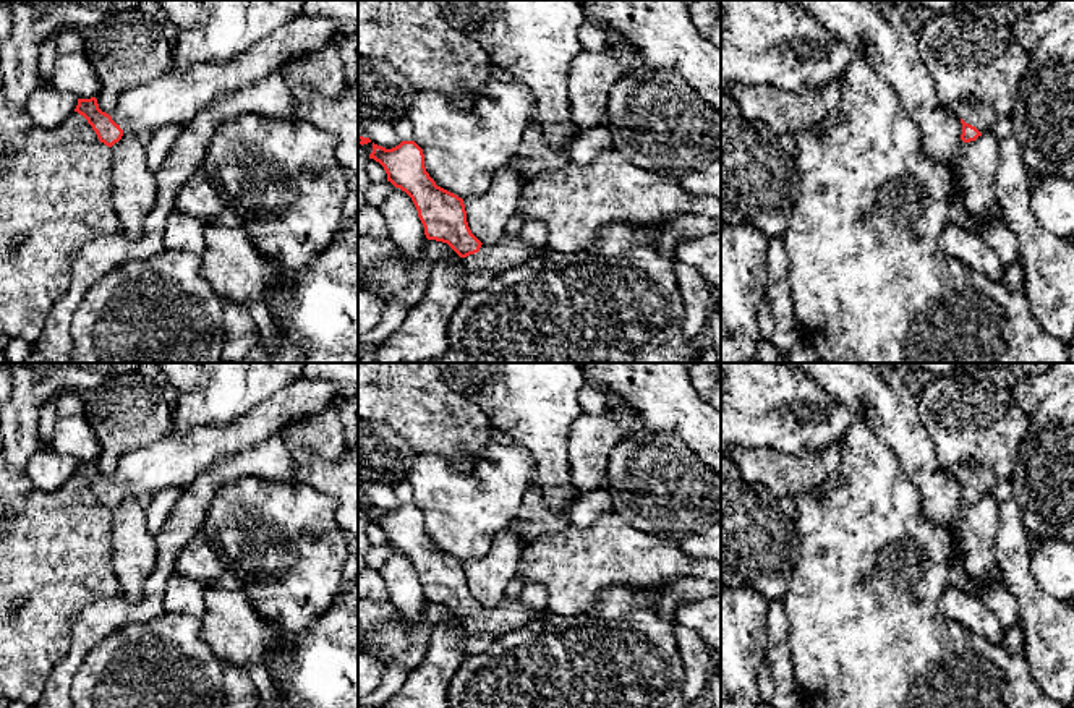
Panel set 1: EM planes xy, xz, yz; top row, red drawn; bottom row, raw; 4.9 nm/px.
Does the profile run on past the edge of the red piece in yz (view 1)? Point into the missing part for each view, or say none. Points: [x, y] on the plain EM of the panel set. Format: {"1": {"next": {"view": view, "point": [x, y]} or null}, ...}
{"1": {"next": {"view": "yz", "point": [977, 477]}}}

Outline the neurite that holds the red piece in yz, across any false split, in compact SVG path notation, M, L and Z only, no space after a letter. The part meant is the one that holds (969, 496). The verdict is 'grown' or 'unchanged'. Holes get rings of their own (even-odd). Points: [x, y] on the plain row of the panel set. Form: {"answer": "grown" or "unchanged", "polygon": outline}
{"answer": "grown", "polygon": "M980 463L961 465L956 473L959 475L962 486L961 502L964 505L975 504L978 499L991 494L996 483L993 470Z"}

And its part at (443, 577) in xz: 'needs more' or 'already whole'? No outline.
needs more

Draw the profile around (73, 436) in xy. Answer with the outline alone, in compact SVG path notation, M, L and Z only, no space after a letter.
M70 390L53 399L57 415L50 447L71 455L76 462L97 460L100 446L87 423L83 392Z

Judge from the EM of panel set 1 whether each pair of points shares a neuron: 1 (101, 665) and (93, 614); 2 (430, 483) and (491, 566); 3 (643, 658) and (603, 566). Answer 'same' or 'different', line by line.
1: different
2: different
3: different

